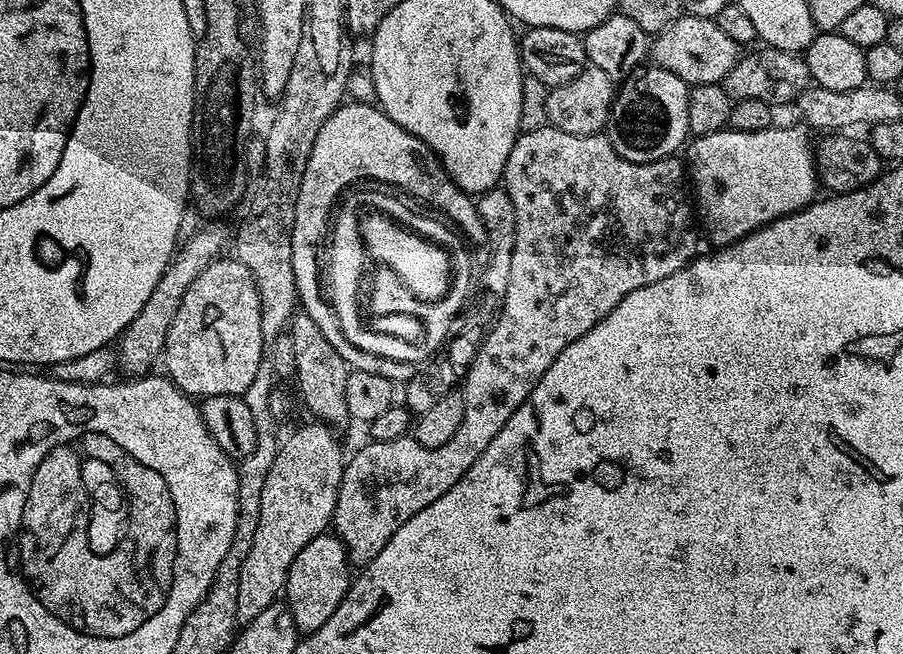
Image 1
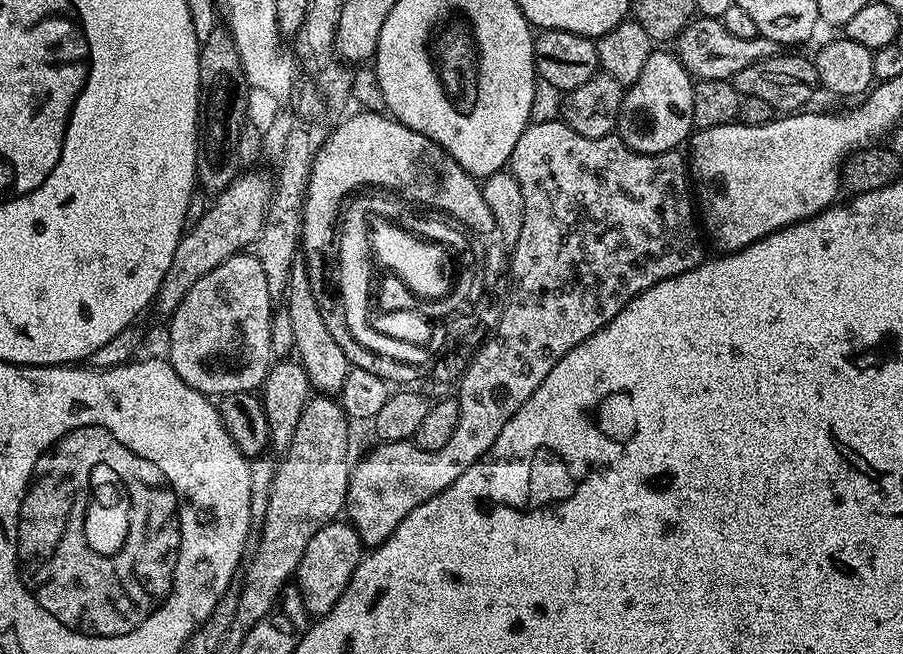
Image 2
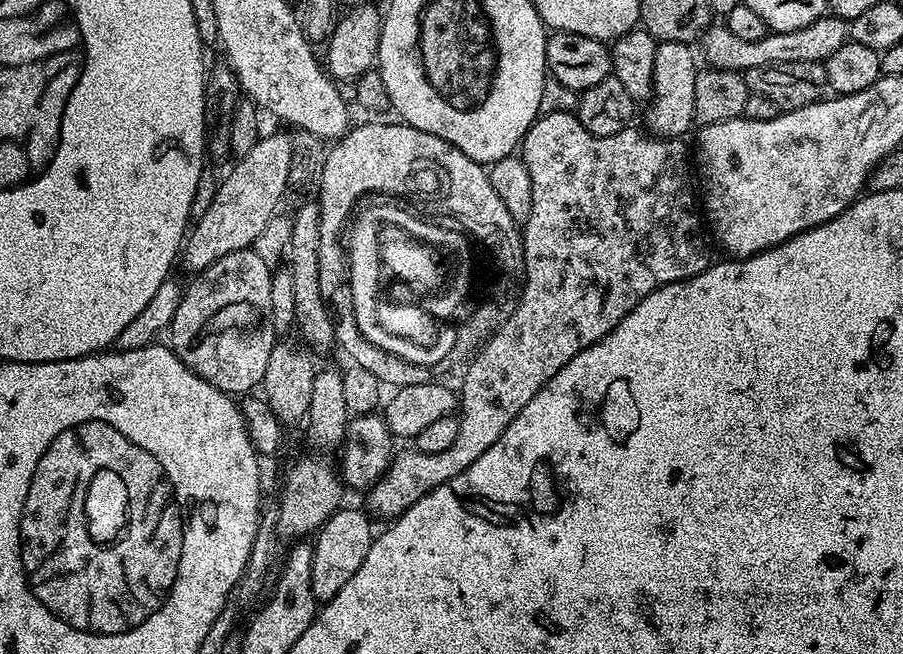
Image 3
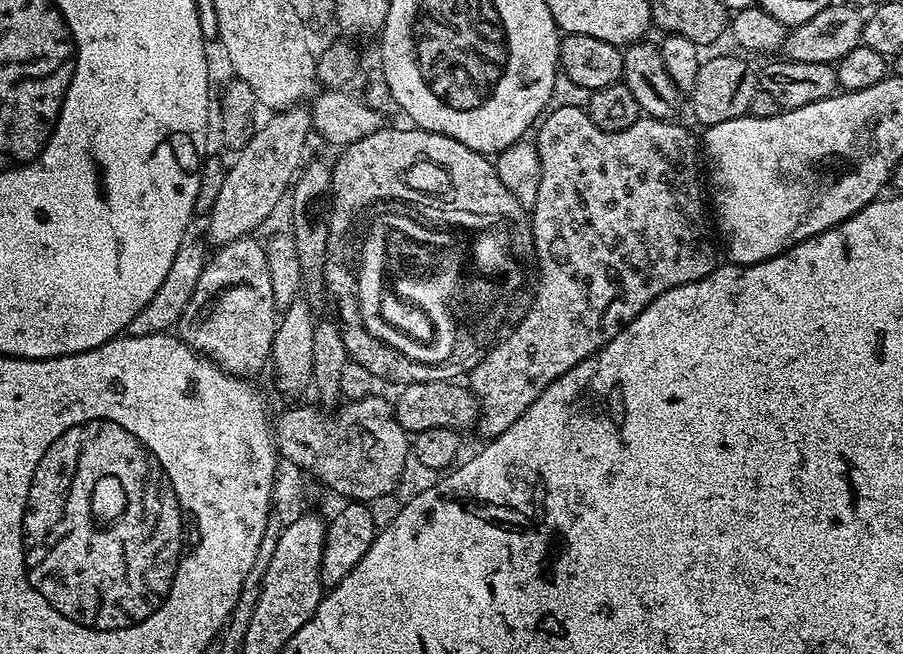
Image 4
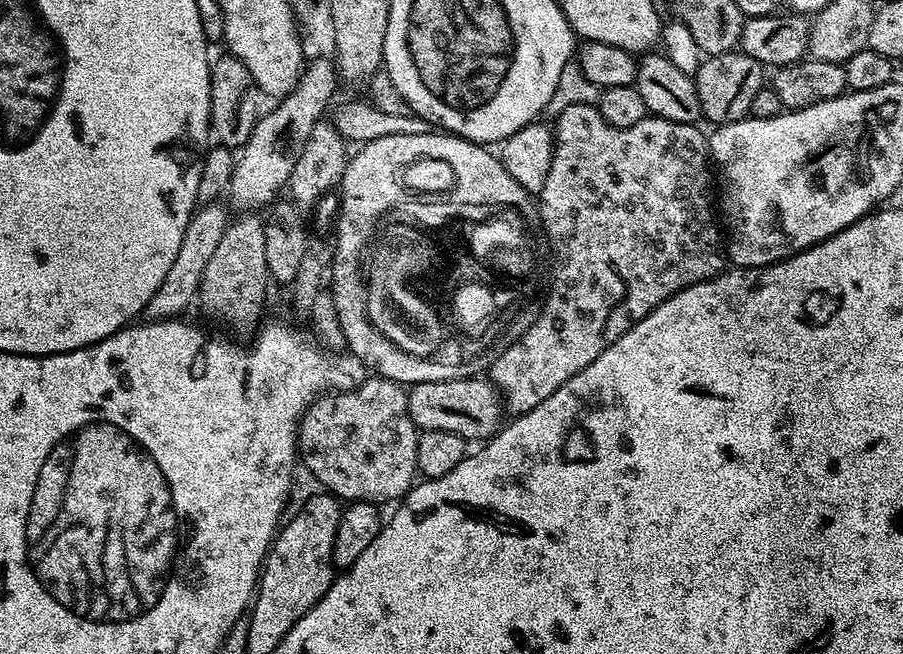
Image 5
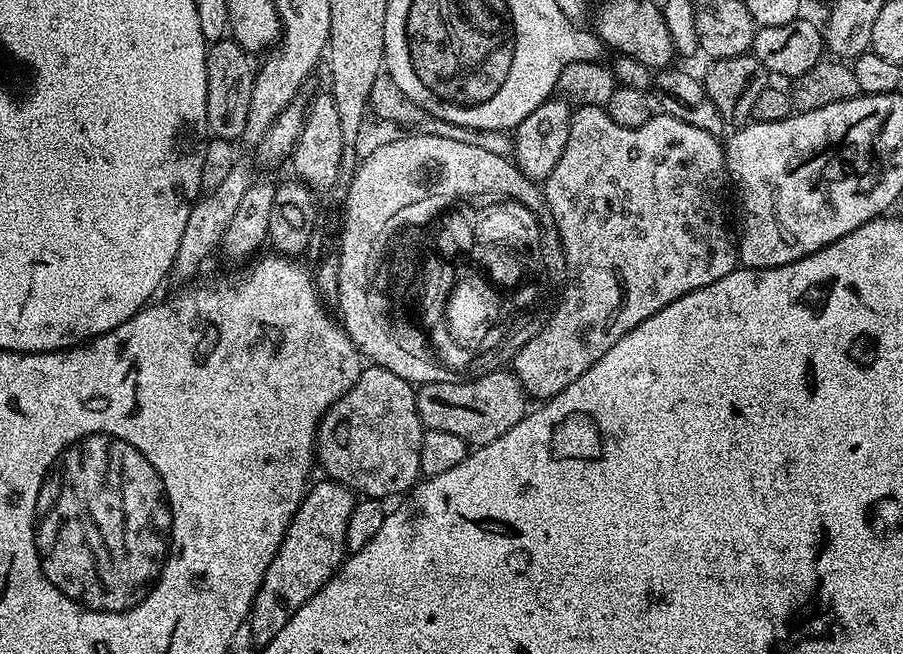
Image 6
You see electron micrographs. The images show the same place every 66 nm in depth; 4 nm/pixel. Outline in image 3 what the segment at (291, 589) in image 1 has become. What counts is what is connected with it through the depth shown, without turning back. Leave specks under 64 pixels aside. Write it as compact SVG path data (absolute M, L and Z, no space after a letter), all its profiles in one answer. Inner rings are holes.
M341 506L335 514L315 533L312 544L312 565L310 566L310 586L314 590L314 598L318 602L327 602L354 578L358 566L362 566L362 558L370 550L374 539L373 521L367 511L359 512L356 508Z

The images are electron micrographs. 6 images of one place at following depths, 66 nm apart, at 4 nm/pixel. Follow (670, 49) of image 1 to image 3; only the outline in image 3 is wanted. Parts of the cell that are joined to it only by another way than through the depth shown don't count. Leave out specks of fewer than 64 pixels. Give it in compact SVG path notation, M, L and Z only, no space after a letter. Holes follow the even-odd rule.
M831 14L820 16L810 26L802 26L802 30L790 30L789 32L769 31L768 35L758 38L758 42L746 42L736 35L730 34L727 26L710 26L702 37L704 44L704 56L707 63L713 68L722 70L734 70L741 74L754 70L758 66L770 66L782 62L810 62L818 64L830 58L838 46L849 43L850 24L847 20Z

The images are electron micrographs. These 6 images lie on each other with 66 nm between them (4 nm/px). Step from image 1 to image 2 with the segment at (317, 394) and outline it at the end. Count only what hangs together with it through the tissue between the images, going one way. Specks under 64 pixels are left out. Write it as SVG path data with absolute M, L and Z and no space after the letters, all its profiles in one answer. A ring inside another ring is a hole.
M300 258L292 263L290 282L286 293L286 307L290 314L290 322L294 322L294 342L296 343L294 352L298 357L298 363L308 375L311 387L320 394L343 393L344 382L348 378L350 365L346 354L342 354L338 342L334 342L334 337L330 335L326 322L322 322L322 314L318 310L314 290L310 290L308 269L305 268L304 261Z

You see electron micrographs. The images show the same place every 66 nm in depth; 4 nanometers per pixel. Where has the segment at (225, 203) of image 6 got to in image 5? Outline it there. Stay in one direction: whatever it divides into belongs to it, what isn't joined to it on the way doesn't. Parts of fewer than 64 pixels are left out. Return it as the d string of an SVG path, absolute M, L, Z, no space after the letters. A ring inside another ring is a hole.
M223 203L206 204L197 207L192 213L190 222L186 226L186 234L182 234L182 246L178 246L178 254L170 266L166 278L162 278L162 286L150 298L150 302L143 310L143 315L149 321L170 320L185 315L188 307L197 303L200 294L200 283L206 274L206 265L214 255L218 242L222 242L222 234L230 223L229 209L223 208ZM228 211L228 212L227 212Z

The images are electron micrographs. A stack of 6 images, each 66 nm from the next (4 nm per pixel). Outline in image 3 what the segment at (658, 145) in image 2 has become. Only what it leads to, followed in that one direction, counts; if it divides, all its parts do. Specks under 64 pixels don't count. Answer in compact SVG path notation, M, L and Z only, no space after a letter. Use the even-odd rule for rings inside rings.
M670 42L657 43L654 54L654 78L651 100L647 101L643 127L656 138L680 138L694 124L694 82L698 65L692 57L693 49L687 44Z

